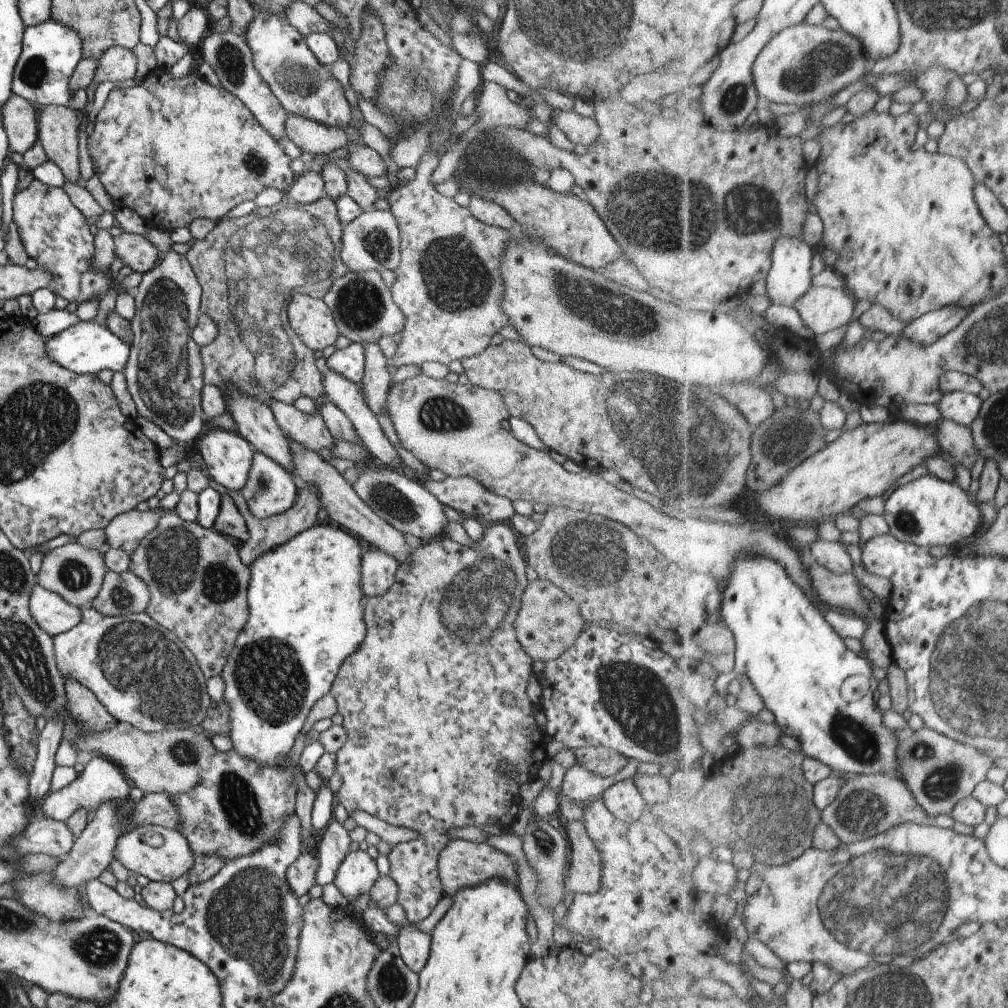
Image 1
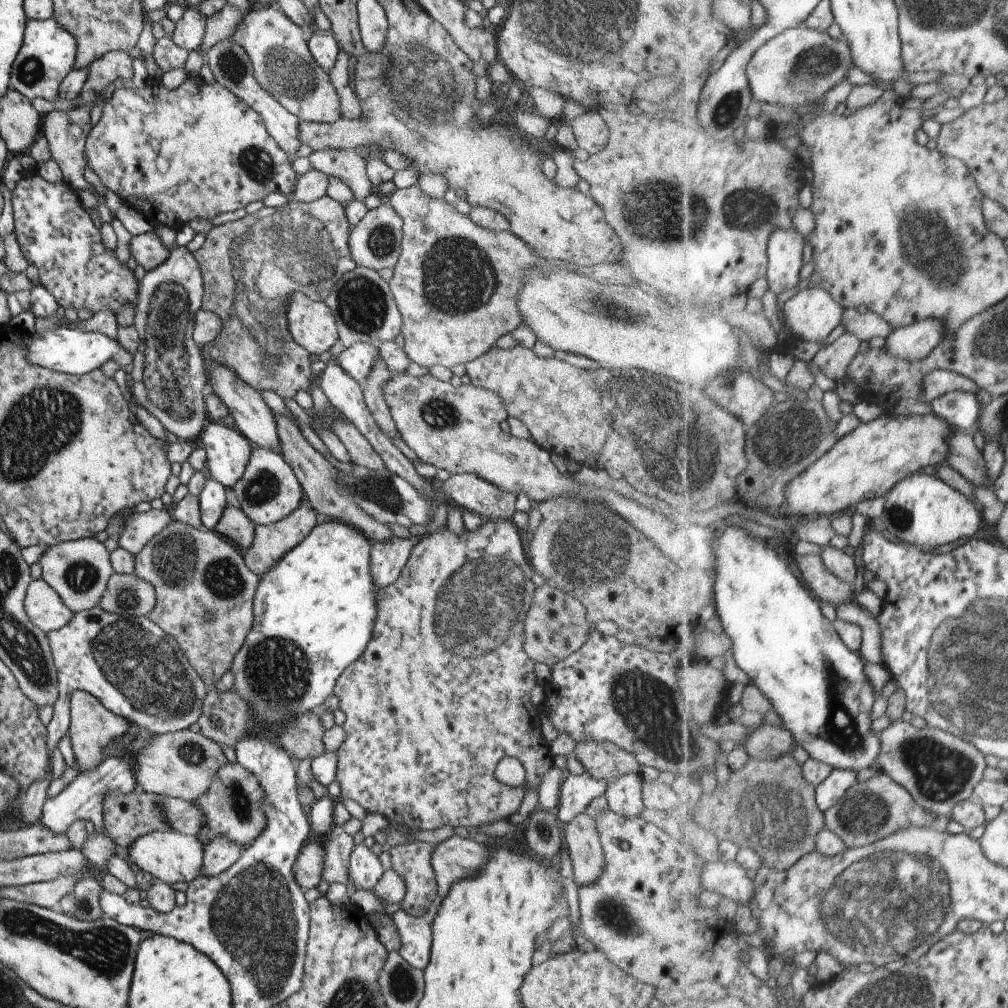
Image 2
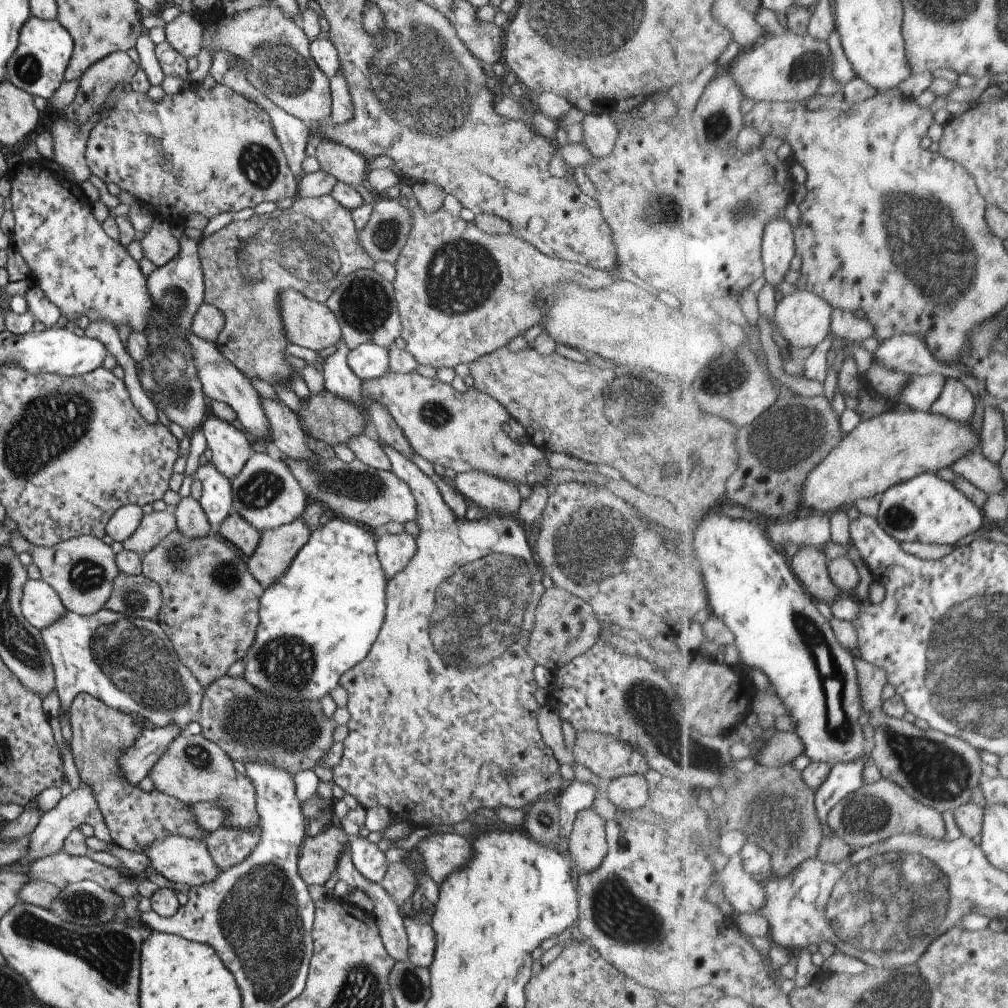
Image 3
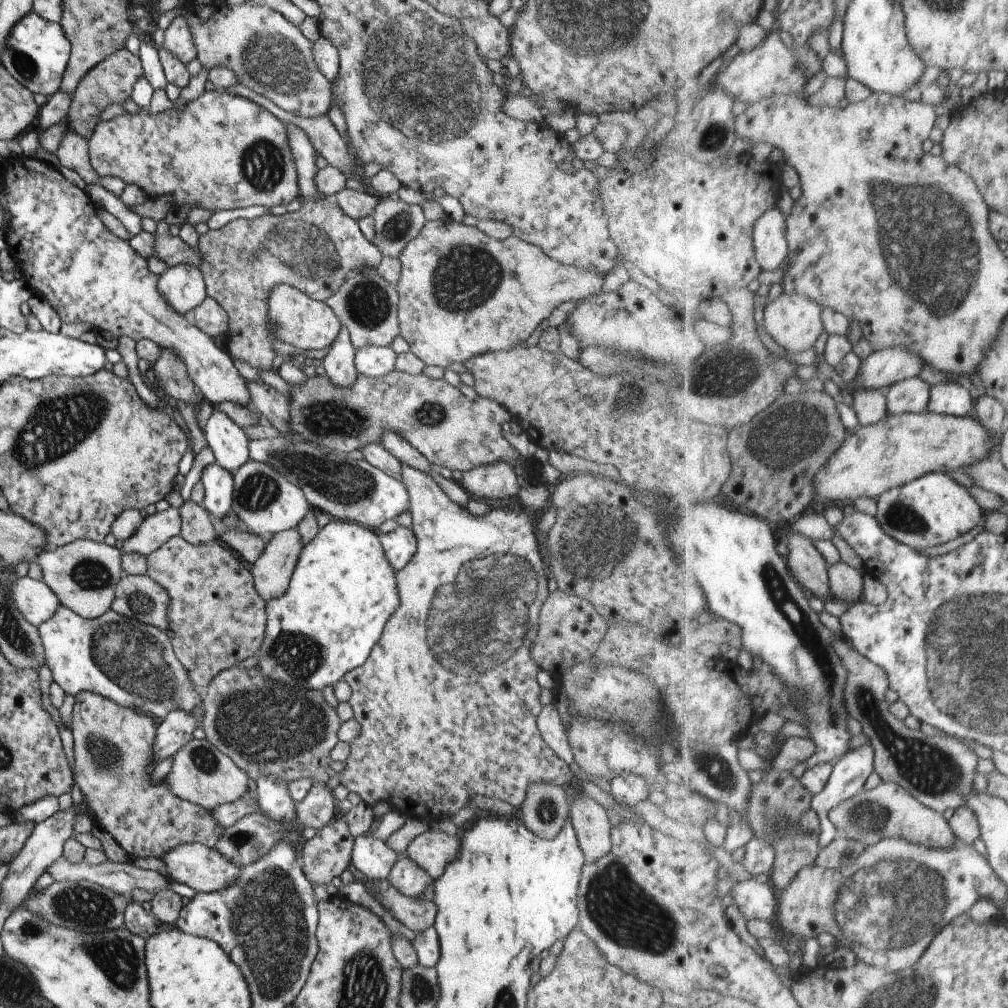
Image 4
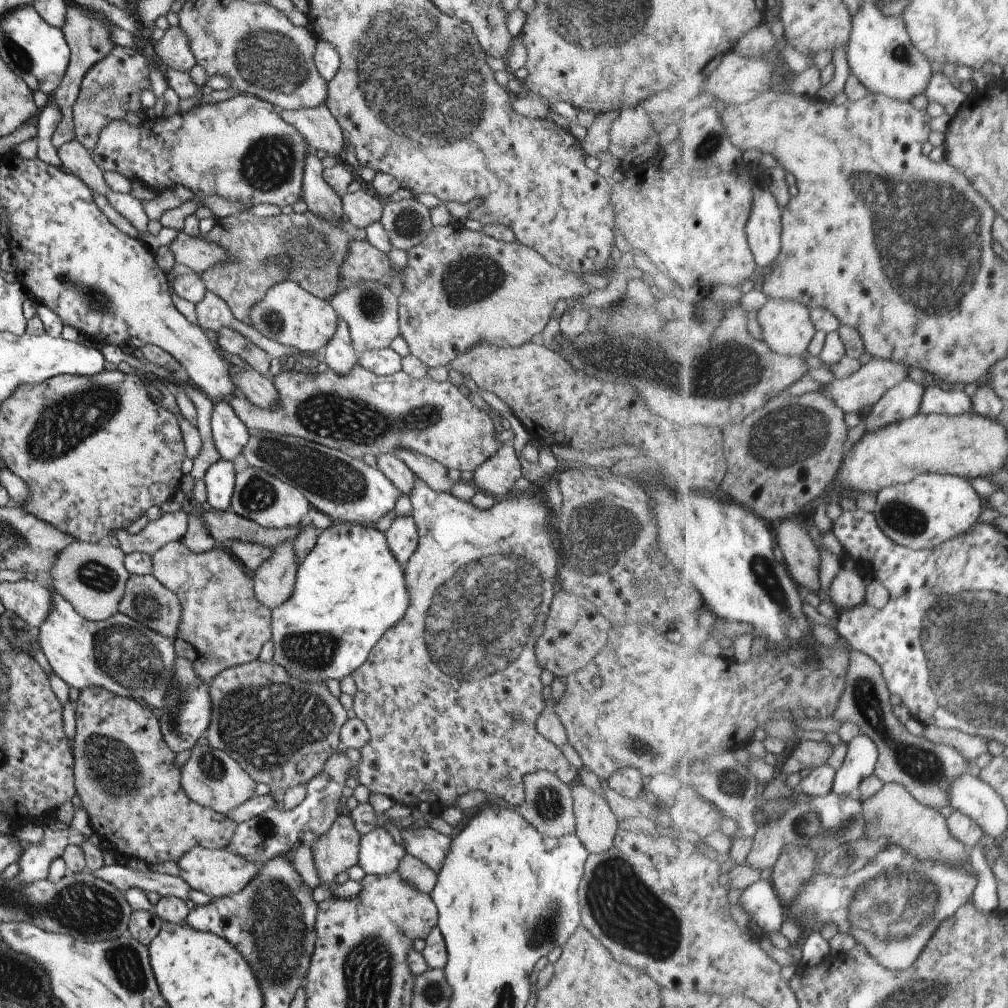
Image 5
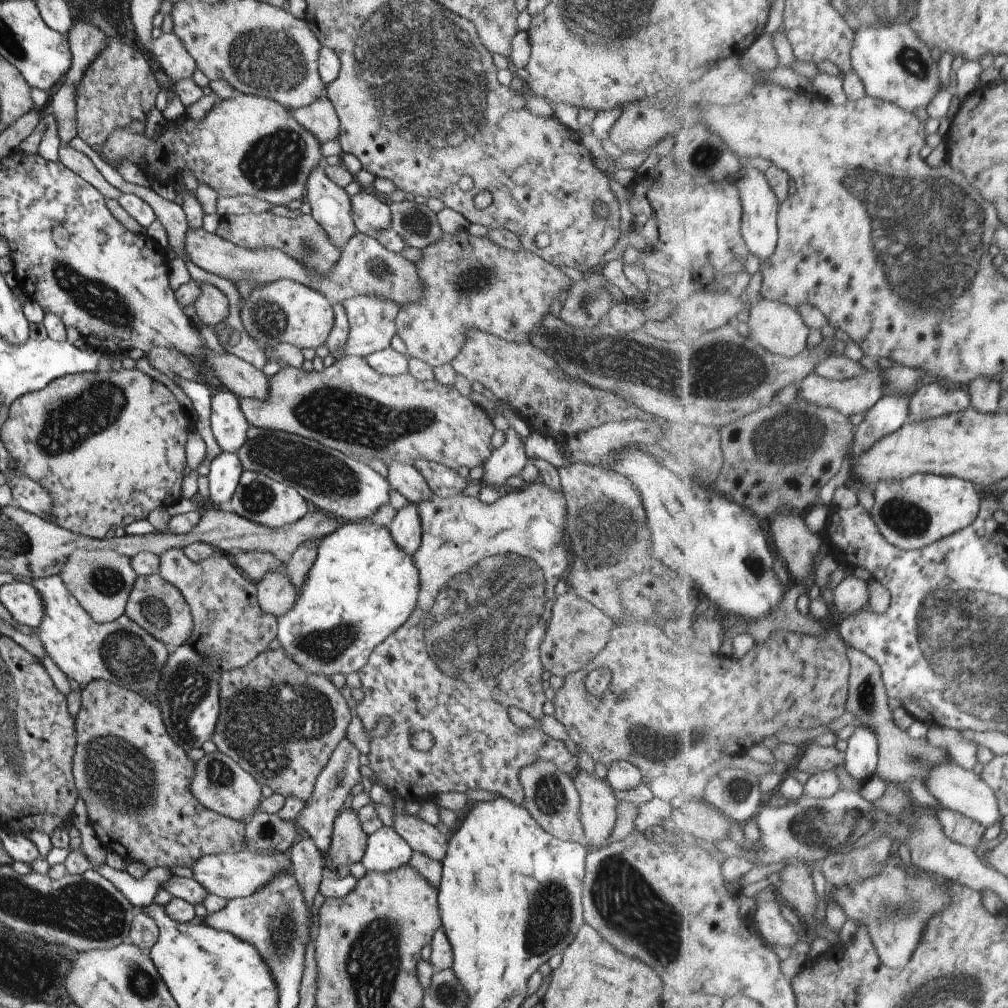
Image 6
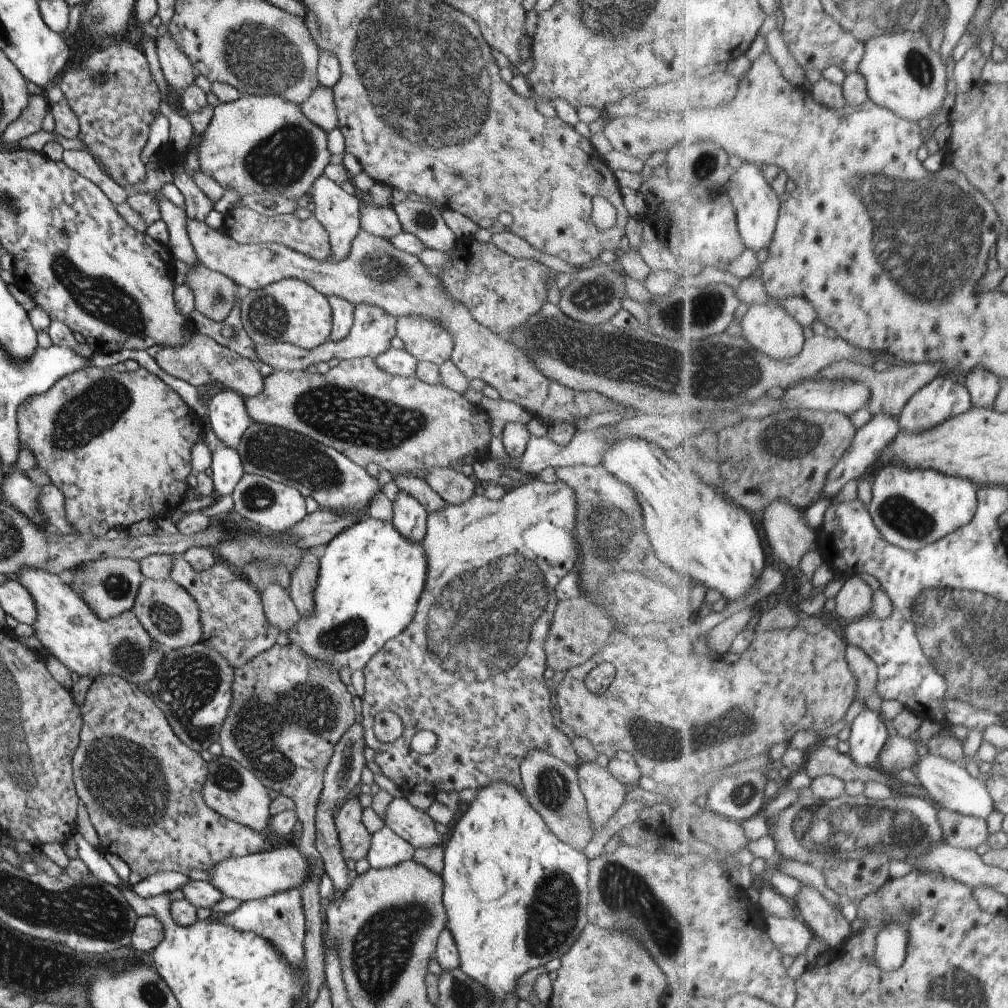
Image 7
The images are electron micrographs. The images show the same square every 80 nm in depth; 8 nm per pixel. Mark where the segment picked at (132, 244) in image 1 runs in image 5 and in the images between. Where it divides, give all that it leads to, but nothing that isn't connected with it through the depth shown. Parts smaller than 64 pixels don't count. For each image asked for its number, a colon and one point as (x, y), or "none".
2: (146, 250)
3: (159, 246)
4: (172, 250)
5: (196, 252)

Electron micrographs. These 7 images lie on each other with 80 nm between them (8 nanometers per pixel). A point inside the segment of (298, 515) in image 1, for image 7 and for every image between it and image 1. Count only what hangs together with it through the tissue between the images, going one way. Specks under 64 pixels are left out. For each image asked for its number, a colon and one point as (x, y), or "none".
2: (270, 542)
3: (276, 547)
4: (271, 572)
5: (273, 581)
6: (275, 594)
7: (279, 610)

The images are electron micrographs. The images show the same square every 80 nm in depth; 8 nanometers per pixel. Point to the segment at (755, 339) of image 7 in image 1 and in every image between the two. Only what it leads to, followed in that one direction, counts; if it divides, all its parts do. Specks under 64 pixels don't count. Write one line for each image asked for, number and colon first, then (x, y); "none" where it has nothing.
1: (821, 309)
2: (812, 314)
3: (803, 318)
4: (794, 321)
5: (786, 325)
6: (779, 327)

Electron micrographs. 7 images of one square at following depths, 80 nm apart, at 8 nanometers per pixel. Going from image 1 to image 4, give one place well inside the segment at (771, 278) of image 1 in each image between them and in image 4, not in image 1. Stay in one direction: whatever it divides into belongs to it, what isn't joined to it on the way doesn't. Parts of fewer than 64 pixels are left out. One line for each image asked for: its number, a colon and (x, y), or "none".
2: (785, 248)
3: (779, 239)
4: (771, 229)

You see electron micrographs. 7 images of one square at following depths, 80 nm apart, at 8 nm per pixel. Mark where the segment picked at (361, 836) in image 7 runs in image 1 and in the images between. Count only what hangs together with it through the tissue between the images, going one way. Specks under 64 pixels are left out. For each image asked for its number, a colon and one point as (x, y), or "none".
1: (300, 875)
2: (307, 868)
3: (316, 862)
4: (326, 854)
5: (335, 851)
6: (346, 845)

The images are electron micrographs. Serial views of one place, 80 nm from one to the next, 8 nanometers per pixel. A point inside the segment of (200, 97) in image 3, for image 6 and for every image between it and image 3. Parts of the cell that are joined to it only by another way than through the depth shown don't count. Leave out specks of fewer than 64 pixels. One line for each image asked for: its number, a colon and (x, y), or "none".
4: (221, 151)
5: (240, 148)
6: (250, 145)

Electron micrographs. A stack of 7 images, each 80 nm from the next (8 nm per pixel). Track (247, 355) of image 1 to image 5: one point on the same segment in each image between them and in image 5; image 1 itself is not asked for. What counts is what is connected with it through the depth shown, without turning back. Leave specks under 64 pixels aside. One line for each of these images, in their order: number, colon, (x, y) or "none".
2: (248, 268)
3: (311, 247)
4: (314, 249)
5: (310, 250)

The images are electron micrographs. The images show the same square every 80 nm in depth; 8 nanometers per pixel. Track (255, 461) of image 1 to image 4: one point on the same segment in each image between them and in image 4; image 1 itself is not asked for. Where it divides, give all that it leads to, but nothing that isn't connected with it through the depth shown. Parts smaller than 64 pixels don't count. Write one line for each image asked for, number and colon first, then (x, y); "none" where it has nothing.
2: (267, 491)
3: (264, 493)
4: (265, 502)

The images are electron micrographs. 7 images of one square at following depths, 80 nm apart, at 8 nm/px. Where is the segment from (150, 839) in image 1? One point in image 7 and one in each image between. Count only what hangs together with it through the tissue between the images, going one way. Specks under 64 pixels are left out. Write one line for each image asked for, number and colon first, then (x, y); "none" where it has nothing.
2: (171, 856)
3: (184, 861)
4: (206, 870)
5: (218, 873)
6: (230, 875)
7: (278, 868)

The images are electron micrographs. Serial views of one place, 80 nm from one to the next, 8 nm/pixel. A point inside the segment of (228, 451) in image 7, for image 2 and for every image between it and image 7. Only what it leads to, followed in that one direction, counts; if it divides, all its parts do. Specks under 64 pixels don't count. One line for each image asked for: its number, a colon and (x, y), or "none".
2: (212, 499)
3: (215, 494)
4: (217, 482)
5: (219, 479)
6: (223, 472)

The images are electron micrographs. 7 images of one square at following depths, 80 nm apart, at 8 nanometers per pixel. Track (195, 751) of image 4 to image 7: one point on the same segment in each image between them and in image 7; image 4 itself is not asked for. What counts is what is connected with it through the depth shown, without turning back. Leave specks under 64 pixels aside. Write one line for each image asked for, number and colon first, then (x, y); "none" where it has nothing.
5: (210, 778)
6: (219, 784)
7: (229, 789)

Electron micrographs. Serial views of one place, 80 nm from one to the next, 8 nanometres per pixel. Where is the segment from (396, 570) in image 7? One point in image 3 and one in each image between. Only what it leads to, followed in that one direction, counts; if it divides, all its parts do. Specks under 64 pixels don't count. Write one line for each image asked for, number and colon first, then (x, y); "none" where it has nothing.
3: (320, 618)
4: (342, 590)
5: (349, 589)
6: (361, 587)

